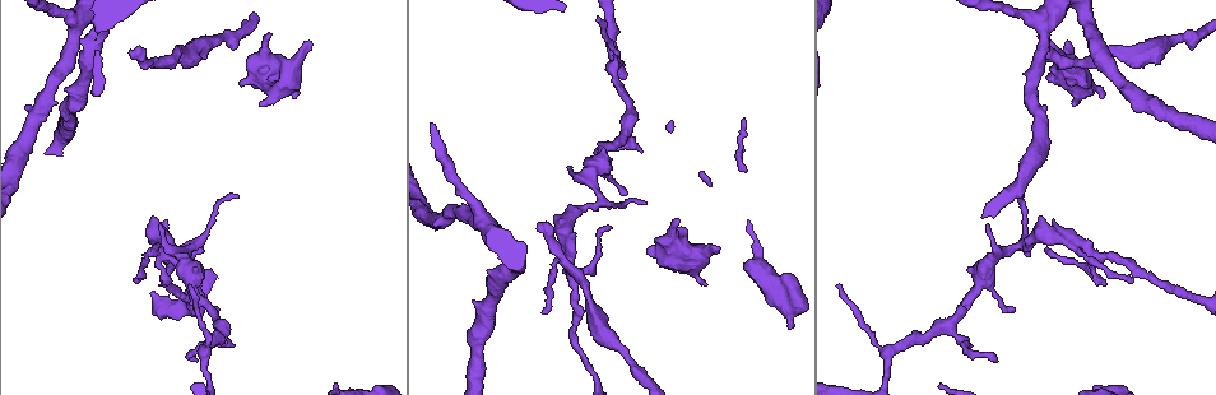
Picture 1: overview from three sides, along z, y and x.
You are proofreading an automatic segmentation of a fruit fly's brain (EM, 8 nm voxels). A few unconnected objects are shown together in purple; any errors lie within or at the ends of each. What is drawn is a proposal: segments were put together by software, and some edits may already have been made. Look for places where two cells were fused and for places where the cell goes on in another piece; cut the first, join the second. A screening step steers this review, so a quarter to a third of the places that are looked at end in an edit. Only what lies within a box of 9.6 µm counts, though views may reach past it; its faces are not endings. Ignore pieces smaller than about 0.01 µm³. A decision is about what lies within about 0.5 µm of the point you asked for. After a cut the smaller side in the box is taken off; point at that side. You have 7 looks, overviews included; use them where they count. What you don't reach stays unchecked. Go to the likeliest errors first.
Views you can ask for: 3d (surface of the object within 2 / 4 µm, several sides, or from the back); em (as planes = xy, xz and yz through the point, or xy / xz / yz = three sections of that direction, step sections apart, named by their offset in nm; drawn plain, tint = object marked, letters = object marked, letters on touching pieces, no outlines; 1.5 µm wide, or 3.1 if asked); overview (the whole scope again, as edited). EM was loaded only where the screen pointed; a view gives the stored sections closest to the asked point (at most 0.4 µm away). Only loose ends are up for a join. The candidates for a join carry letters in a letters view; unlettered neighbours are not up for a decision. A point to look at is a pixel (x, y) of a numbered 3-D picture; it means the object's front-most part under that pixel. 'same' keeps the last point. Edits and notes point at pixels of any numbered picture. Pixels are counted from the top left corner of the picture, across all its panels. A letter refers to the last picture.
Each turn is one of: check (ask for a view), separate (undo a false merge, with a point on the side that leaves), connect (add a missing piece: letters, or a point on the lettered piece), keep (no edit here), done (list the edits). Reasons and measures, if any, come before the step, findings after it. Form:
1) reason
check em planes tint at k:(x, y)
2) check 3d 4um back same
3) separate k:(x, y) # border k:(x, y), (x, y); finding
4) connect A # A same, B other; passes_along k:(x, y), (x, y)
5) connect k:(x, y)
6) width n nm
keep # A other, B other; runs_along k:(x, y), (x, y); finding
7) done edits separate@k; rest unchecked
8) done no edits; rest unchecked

end of a long branch
check em planes plain at 1:(130, 54)

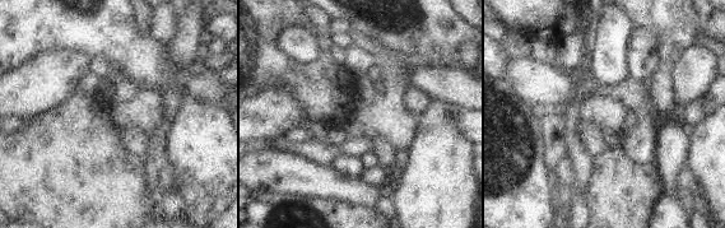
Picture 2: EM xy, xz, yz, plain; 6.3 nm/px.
what lies round it
check em planes letters same

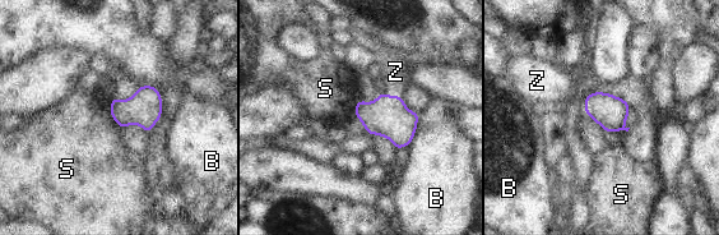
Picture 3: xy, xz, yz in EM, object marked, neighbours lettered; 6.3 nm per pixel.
connect Z # B other, S other, Z same; the cell continues

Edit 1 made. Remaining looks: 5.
check overview

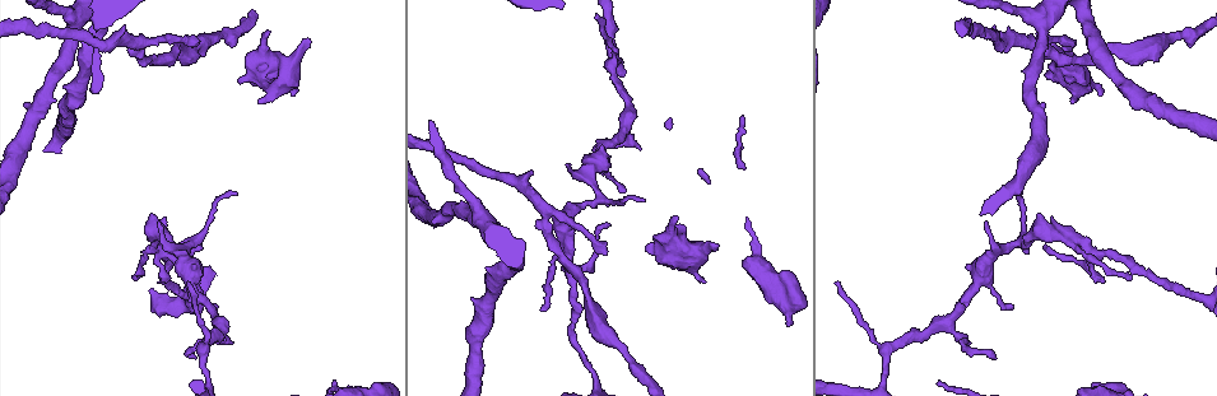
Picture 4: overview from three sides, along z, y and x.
side arm on a straight run
check 3d 4um at 4:(160, 253)

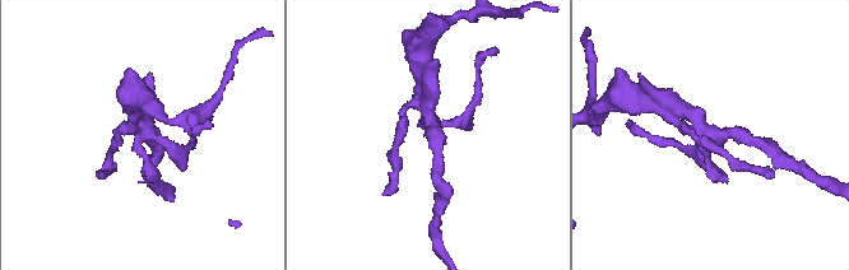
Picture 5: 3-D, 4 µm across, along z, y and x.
shape alone is not enough
check em planes letters at 5:(709, 133)

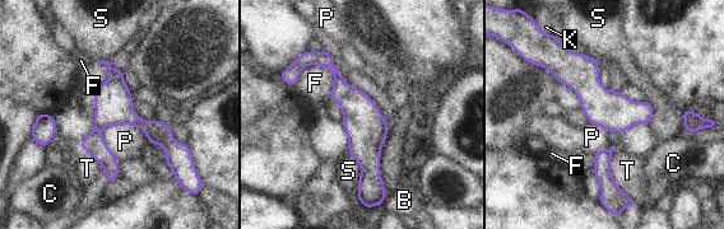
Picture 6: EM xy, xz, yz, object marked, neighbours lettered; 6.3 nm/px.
longest_contact P 320 nm
separate 6:(362, 120) # B other, C other, F other, K other, P other, S other, T other; a second cell is stuck on

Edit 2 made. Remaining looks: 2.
done edits connect@3, separate@6; rest unchecked

